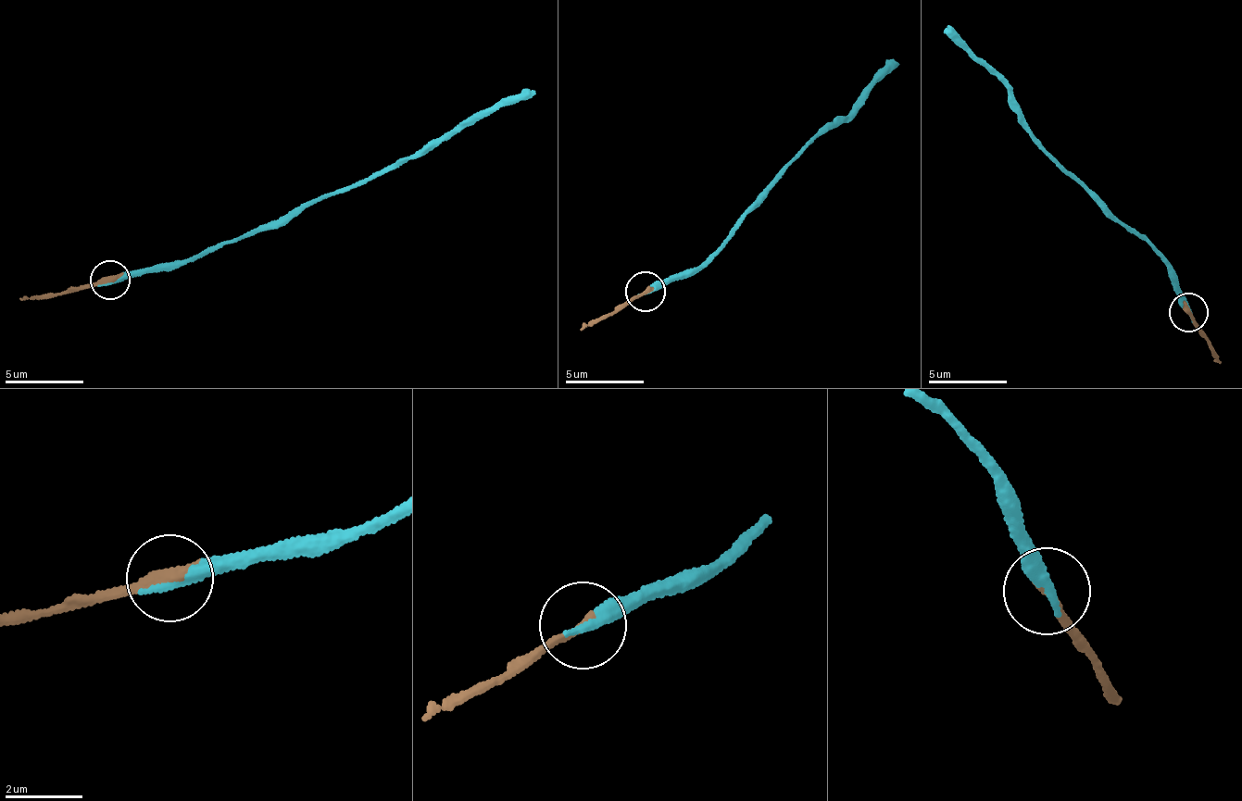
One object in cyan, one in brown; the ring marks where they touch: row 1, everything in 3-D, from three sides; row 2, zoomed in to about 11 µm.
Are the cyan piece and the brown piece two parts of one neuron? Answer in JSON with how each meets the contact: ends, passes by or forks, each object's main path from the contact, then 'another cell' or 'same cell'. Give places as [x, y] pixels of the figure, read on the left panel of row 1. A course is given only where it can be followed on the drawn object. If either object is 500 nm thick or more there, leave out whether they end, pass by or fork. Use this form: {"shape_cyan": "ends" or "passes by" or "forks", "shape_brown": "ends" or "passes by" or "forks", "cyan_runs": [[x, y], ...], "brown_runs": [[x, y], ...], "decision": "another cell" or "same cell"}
{"shape_cyan": "ends", "shape_brown": "ends", "cyan_runs": [[110, 280], [169, 269], [273, 223], [307, 203], [383, 173], [426, 152], [452, 130], [534, 90]], "brown_runs": [[110, 280], [20, 299]], "decision": "same cell"}

